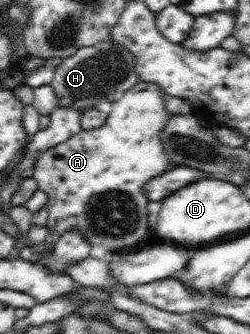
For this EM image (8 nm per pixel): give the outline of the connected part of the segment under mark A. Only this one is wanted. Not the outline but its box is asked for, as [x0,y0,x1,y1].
[32,80,174,253]

